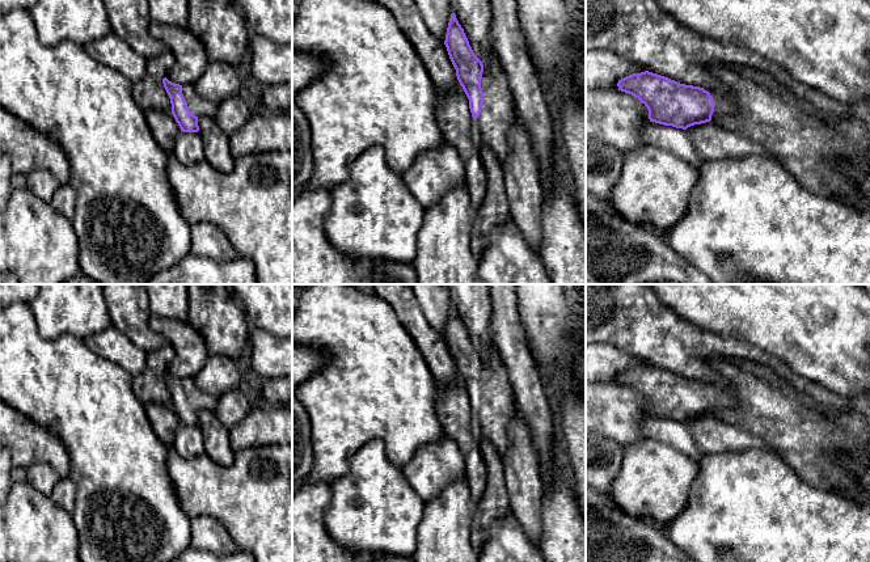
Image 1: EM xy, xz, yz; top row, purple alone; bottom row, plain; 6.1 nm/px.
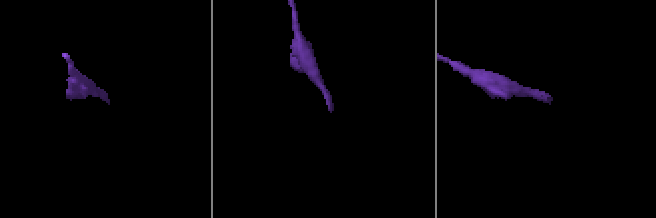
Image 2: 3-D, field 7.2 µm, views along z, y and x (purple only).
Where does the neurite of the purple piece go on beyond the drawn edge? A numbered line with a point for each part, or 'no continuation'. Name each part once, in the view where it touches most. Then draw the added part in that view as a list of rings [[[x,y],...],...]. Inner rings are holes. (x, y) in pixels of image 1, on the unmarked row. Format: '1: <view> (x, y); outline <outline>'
1: xz (497, 409); outline [[[495,346],[483,358],[481,381],[483,398],[474,414],[477,434],[487,439],[503,457],[510,448],[508,424],[516,403],[507,369]]]

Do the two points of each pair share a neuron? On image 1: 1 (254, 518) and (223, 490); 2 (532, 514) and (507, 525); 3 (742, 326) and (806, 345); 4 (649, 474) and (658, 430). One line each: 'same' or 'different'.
1: same
2: different
3: same
4: different

